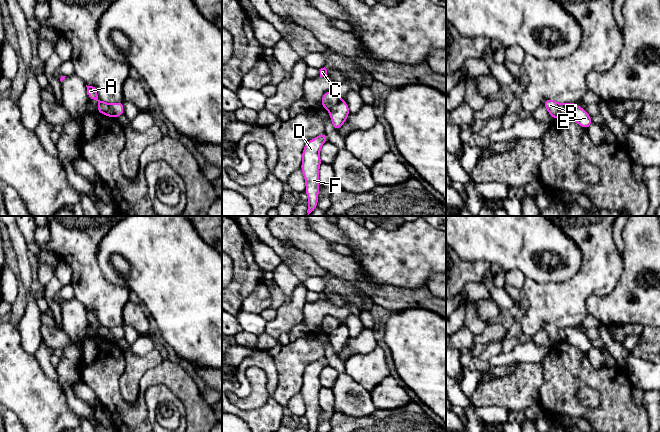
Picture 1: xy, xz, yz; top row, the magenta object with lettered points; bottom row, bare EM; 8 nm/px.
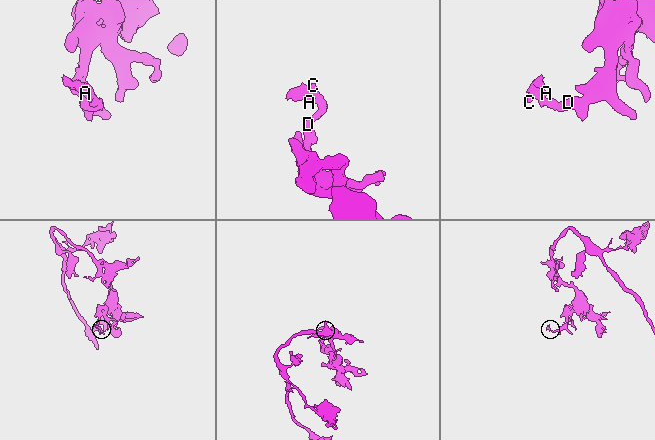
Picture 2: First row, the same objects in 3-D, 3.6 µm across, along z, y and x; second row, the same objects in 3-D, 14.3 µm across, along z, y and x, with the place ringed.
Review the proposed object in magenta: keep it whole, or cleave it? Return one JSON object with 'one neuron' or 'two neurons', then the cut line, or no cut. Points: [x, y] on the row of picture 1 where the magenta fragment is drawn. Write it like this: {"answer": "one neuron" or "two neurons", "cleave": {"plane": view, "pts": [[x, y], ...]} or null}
{"answer": "two neurons", "cleave": {"plane": "xz", "pts": [[341, 99], [328, 109]]}}

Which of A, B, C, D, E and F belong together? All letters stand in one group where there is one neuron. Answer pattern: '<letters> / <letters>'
A B C / D E F

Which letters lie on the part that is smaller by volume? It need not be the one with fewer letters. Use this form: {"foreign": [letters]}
{"foreign": ["A", "B", "C"]}

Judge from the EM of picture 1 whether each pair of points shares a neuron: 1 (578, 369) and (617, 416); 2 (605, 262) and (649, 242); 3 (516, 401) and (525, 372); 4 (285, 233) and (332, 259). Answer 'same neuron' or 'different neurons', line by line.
1: same neuron
2: different neurons
3: same neuron
4: same neuron

